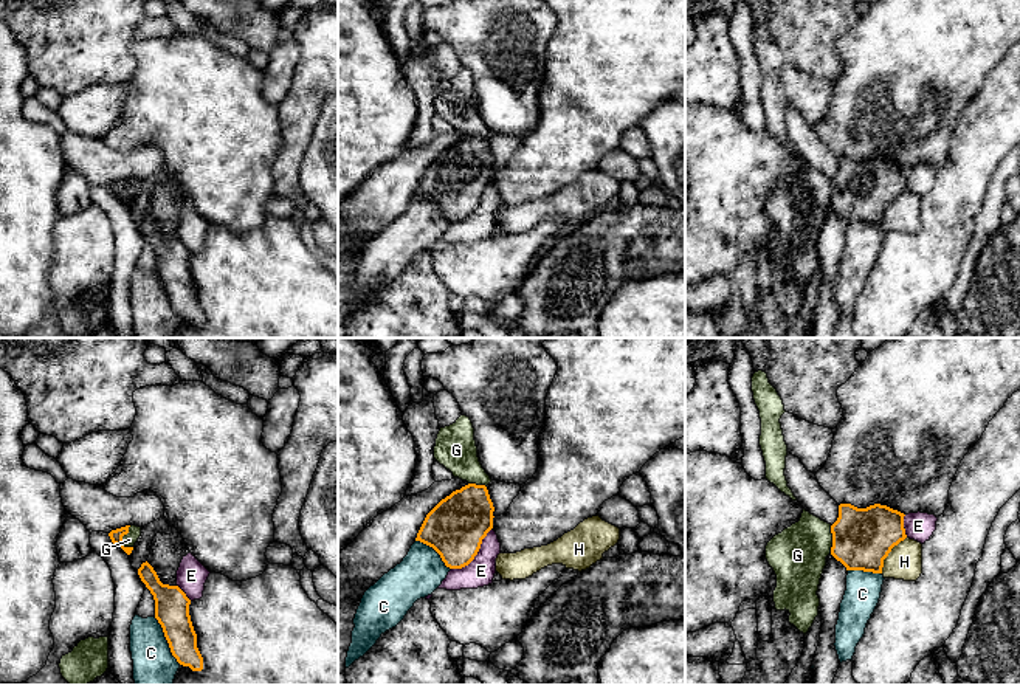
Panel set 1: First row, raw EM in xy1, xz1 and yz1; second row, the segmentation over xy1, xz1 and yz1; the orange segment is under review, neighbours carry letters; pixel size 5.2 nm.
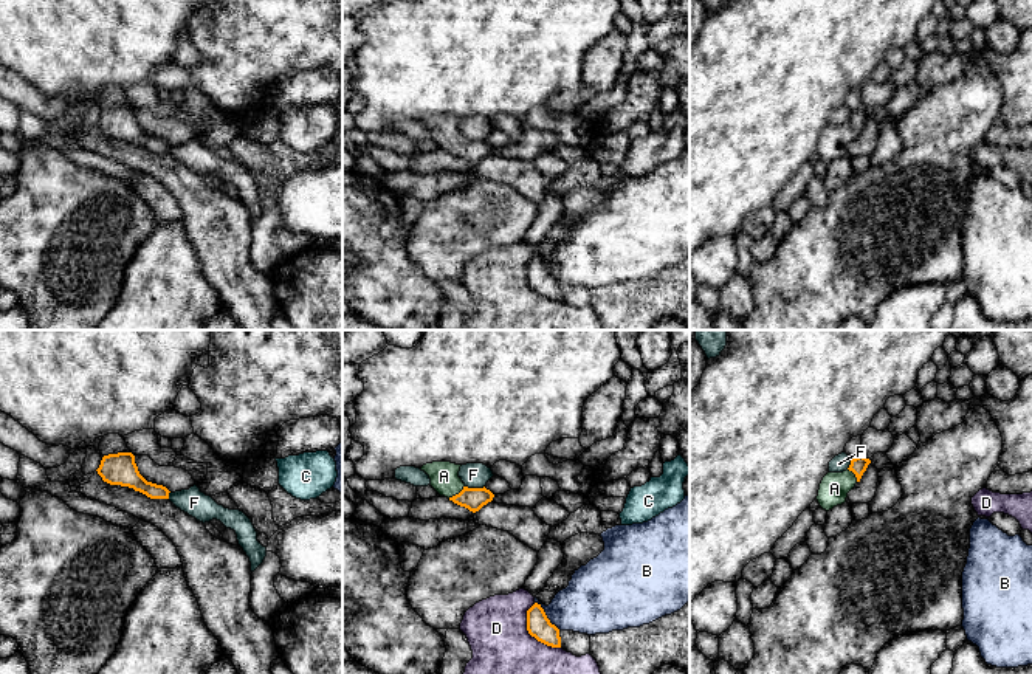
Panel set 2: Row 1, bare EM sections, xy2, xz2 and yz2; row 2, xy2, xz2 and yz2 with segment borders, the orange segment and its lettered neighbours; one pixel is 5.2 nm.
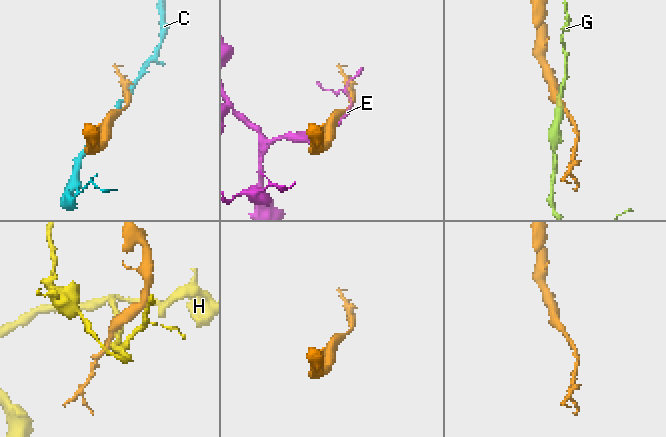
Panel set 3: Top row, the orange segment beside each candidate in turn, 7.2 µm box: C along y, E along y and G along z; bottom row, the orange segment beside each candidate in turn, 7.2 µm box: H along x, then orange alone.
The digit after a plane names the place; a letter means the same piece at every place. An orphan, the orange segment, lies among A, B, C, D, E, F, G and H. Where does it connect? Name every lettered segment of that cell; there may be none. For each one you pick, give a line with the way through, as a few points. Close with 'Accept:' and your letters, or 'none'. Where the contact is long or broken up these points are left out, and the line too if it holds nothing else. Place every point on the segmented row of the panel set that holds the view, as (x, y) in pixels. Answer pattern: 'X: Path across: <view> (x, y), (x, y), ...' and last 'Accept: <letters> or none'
A: Path across: xz2 (473, 499), (456, 495), (443, 476)
Accept: A

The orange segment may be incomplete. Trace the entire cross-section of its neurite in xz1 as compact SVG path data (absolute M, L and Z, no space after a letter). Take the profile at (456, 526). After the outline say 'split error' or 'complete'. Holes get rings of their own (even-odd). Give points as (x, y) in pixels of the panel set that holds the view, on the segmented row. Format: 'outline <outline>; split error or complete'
outline M468 484L426 515L415 541L432 547L446 567L462 569L474 559L493 528L493 511L487 487Z; complete

